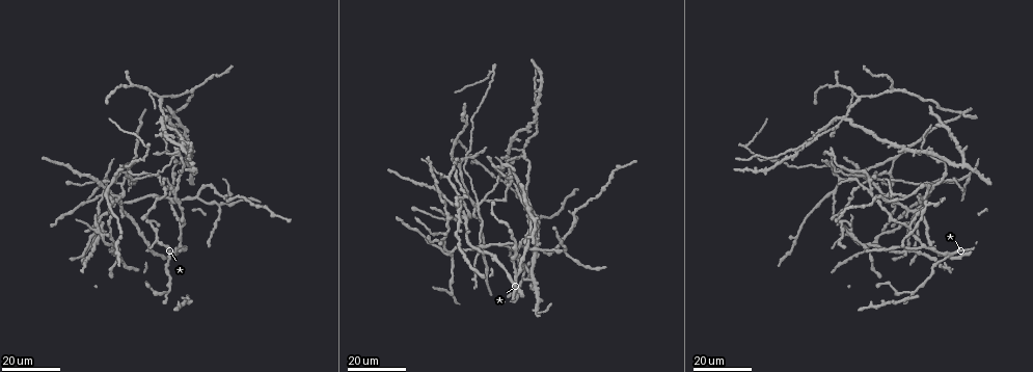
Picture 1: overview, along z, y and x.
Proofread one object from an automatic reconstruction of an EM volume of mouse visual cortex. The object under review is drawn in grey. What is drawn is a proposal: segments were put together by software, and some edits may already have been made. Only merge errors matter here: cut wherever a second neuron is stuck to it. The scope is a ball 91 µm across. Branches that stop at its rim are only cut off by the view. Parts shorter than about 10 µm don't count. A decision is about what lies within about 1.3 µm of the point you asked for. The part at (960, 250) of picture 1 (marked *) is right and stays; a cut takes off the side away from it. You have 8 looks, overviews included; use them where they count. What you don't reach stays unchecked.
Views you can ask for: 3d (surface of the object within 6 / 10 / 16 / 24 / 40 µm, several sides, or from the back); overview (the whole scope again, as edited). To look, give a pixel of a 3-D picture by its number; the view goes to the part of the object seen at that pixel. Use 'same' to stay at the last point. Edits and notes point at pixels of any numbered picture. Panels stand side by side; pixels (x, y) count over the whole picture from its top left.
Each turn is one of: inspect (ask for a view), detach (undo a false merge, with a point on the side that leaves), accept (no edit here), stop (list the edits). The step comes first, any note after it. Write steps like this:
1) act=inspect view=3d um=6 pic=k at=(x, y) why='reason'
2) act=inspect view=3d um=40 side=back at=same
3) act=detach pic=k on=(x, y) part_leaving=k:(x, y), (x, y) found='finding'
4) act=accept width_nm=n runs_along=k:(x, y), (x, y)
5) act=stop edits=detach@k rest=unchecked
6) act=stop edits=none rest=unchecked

act=inspect view=3d um=16 pic=1 at=(102, 234)

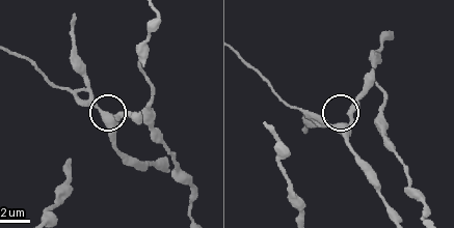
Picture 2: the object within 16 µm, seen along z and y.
act=inspect view=3d um=10 pic=2 at=(105, 116)

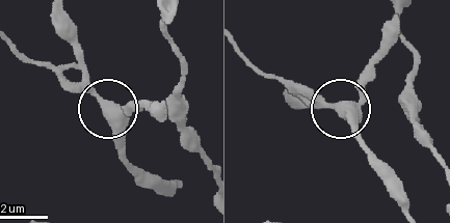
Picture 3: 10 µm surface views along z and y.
act=accept width_nm=450 found='all the same neuron'

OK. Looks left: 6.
act=inspect view=3d um=24 pic=1 at=(103, 196) why='four arms meet'

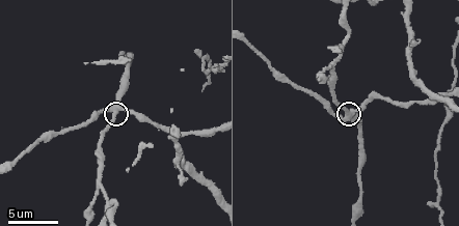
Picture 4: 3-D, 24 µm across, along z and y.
act=inspect view=3d um=10 pic=4 at=(348, 113)

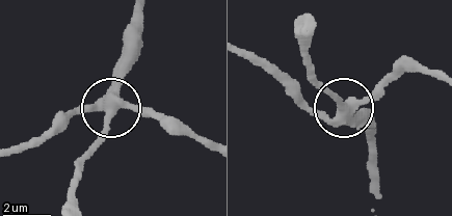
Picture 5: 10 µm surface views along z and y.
act=accept runs_along=5:(210, 149), (150, 117), (110, 107), (126, 33) found='all the same neuron'

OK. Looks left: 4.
act=inspect view=3d um=24 pic=1 at=(895, 160) why='arms part here'

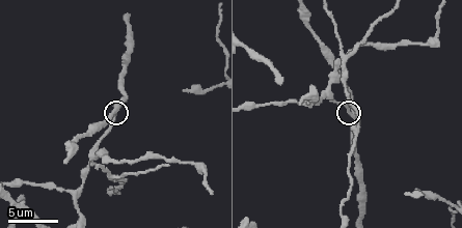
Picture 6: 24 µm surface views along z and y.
act=inspect view=3d um=10 pic=6 at=(348, 113)

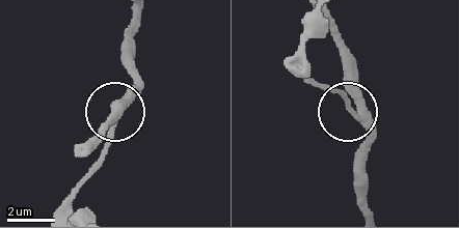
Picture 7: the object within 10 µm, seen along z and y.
act=accept width_nm=180 found='all the same neuron'

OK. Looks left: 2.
act=inspect view=3d um=16 pic=1 at=(793, 150) why='branch point'

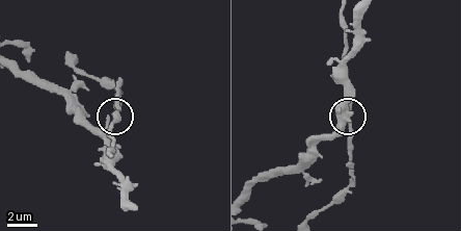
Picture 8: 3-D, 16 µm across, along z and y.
act=inspect view=3d um=6 at=same

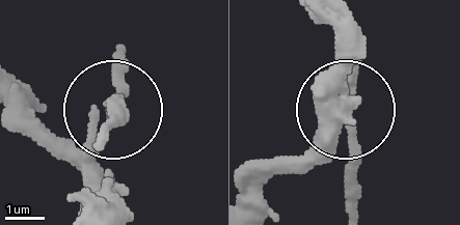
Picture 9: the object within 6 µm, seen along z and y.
act=accept arms=3 runs_along=9:(120, 45), (110, 127) found='continuous, no second neuron'

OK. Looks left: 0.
act=stop edits=none rest=unchecked

